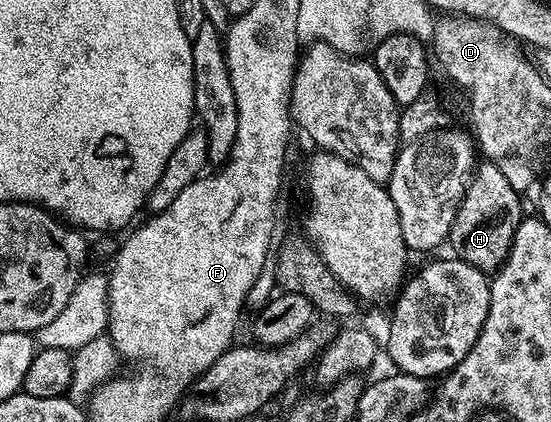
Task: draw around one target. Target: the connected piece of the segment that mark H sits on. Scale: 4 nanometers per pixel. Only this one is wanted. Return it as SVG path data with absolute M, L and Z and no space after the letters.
M483 159L476 164L471 174L471 182L467 185L465 195L457 207L457 215L453 219L449 246L458 260L477 267L488 275L494 274L507 262L511 250L514 233L525 218L523 205L519 202L520 190L509 187L509 179L497 171L495 164Z

